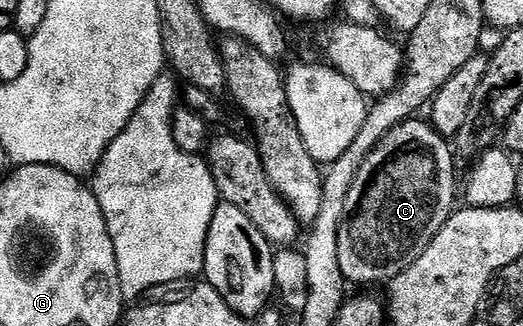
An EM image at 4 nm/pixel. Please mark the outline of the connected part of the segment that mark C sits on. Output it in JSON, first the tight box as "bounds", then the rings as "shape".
{"bounds":[337,118,456,284],"shape":[[[419,118],[404,120],[398,124],[393,130],[389,130],[389,134],[385,134],[385,138],[381,138],[381,142],[377,142],[377,146],[363,160],[363,164],[359,167],[359,173],[356,174],[352,188],[349,190],[347,198],[346,219],[339,229],[339,245],[337,246],[337,254],[339,255],[340,270],[344,281],[352,284],[379,284],[390,282],[405,271],[413,262],[417,262],[417,258],[421,258],[421,254],[429,246],[429,242],[441,230],[441,226],[445,226],[447,219],[451,217],[451,213],[456,211],[455,204],[455,164],[456,157],[453,155],[453,148],[444,137],[440,136],[430,123],[419,121]]]}

